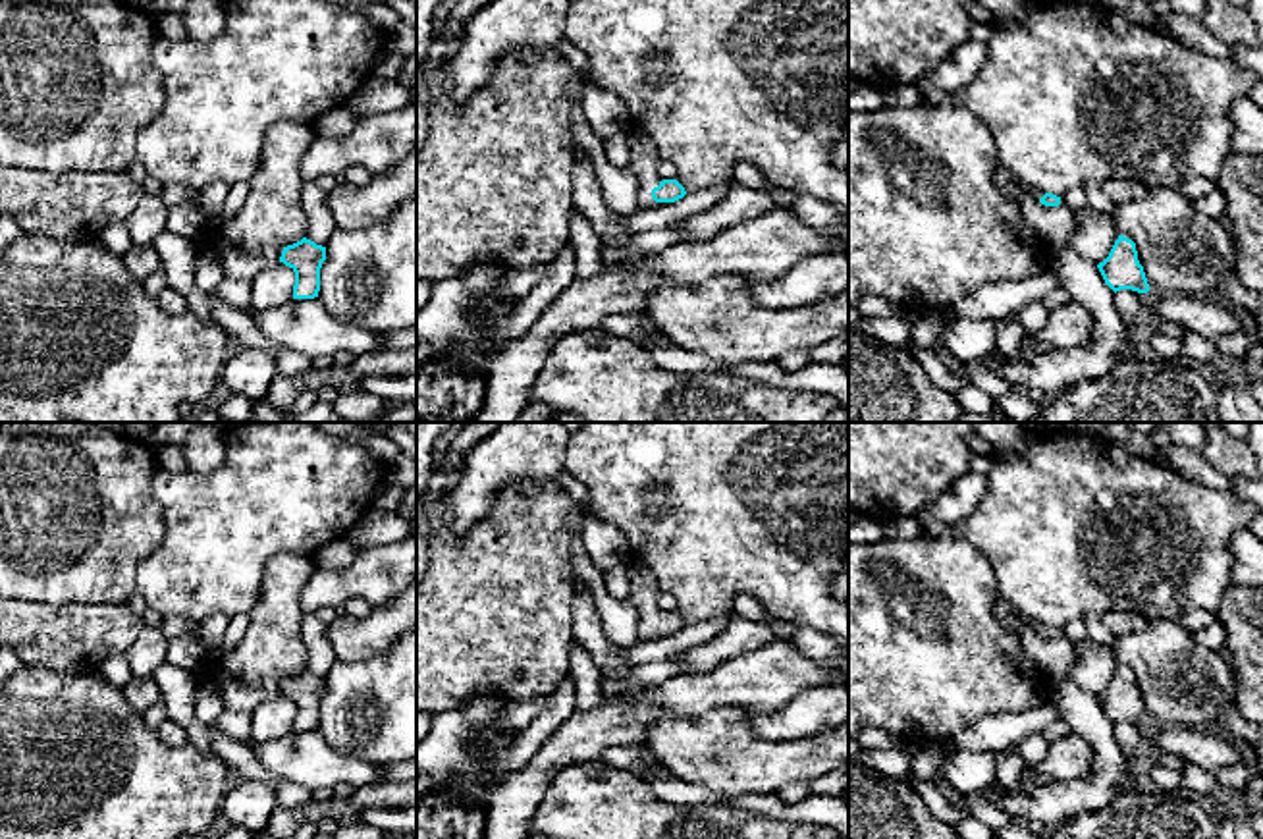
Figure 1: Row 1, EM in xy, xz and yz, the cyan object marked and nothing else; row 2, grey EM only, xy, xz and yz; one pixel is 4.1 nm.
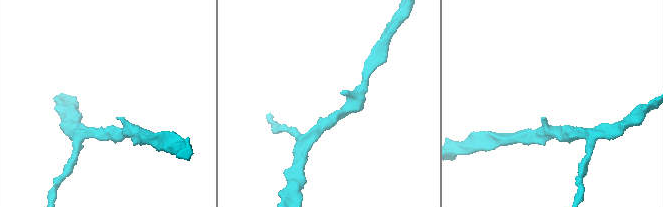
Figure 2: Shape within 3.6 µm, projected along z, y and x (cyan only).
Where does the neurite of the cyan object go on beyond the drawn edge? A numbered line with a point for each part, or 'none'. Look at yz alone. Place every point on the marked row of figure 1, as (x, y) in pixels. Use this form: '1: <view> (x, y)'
1: yz (1003, 178)

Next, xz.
1: xz (644, 159)

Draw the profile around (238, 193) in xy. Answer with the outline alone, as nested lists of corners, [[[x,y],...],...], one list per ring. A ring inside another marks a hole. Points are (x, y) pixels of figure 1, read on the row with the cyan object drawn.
[[[247,183],[231,185],[229,197],[218,216],[208,216],[208,228],[228,222],[247,197]]]

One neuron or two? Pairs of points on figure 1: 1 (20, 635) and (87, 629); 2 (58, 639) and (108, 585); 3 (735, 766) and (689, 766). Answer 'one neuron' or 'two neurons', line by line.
1: one neuron
2: two neurons
3: one neuron

